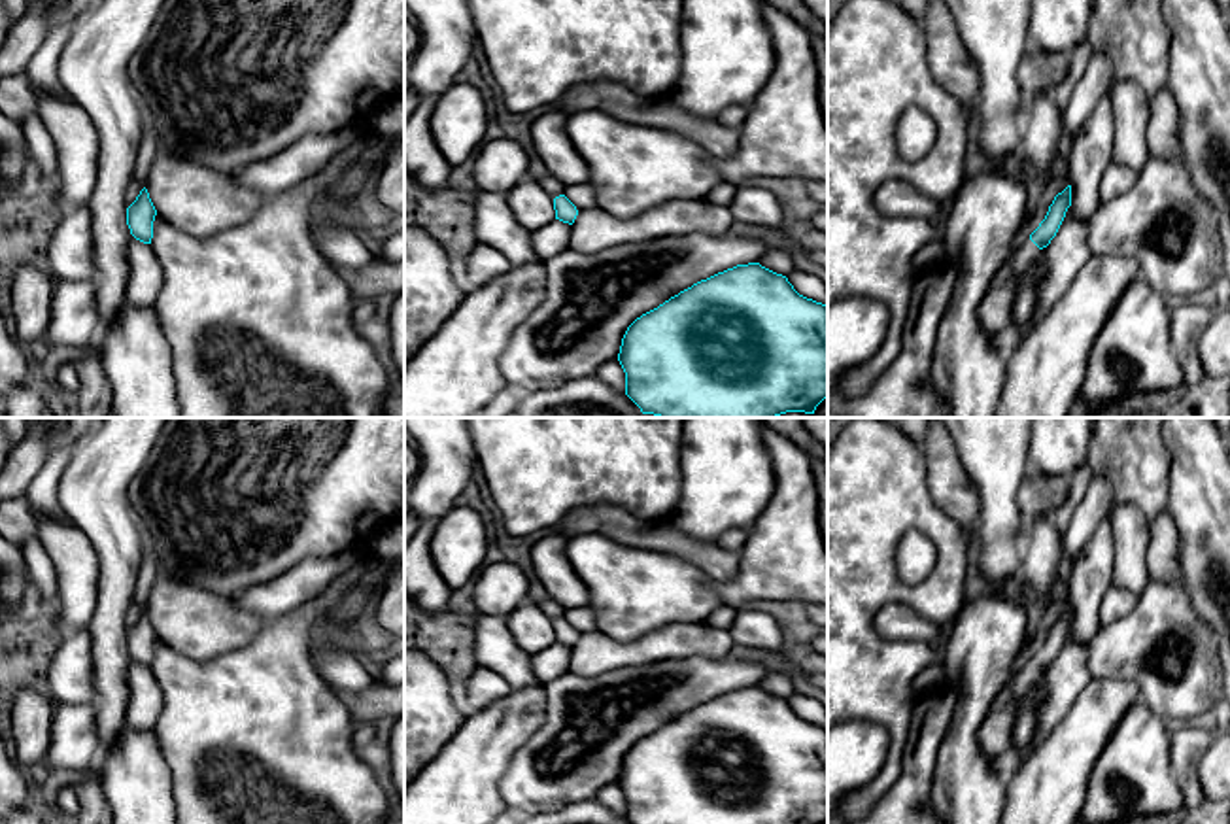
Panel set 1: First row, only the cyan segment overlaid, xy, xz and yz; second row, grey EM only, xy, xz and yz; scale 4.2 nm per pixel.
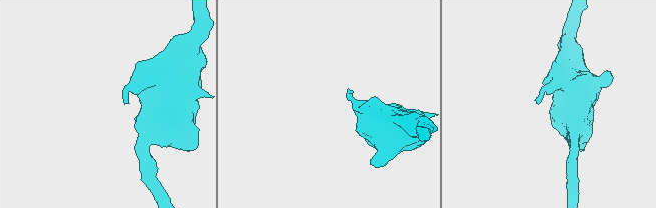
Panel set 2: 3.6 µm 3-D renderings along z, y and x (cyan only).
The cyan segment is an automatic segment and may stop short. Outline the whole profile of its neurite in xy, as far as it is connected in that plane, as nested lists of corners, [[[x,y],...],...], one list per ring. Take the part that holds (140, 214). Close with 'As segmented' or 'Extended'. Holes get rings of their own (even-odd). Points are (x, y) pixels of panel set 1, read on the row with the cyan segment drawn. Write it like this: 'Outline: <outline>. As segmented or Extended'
Outline: [[[144,187],[127,208],[130,229],[127,299],[138,306],[153,306],[164,283],[164,272],[151,246],[155,215],[157,210]]]. Extended

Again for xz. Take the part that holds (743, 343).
Outline: [[[760,263],[737,265],[671,297],[637,318],[618,353],[625,395],[659,418],[777,418],[814,414],[828,397],[828,306],[799,295],[786,276]]]. As segmented

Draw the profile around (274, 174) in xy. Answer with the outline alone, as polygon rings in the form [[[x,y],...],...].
[[[359,123],[331,134],[306,134],[280,153],[248,164],[234,174],[234,180],[270,198],[300,183],[316,168],[327,164],[334,155],[365,136],[367,130]]]

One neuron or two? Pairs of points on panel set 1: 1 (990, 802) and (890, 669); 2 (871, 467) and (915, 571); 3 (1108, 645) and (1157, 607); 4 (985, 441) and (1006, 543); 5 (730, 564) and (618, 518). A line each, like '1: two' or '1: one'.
1: two
2: two
3: one
4: one
5: one

